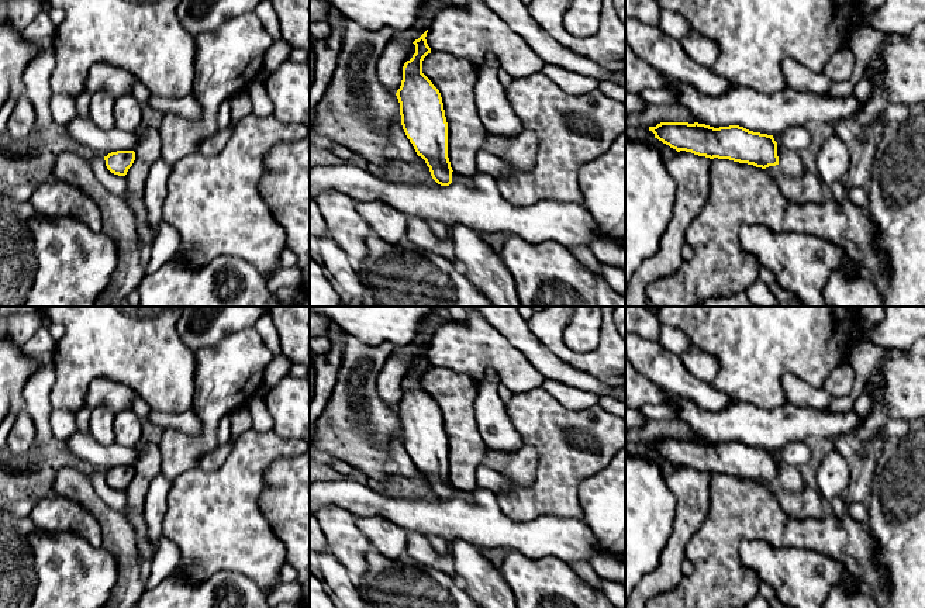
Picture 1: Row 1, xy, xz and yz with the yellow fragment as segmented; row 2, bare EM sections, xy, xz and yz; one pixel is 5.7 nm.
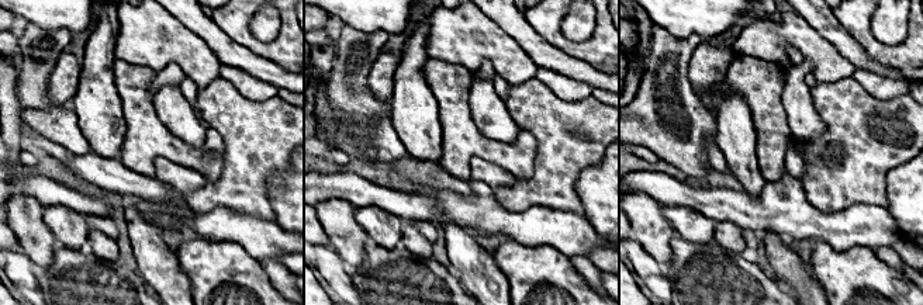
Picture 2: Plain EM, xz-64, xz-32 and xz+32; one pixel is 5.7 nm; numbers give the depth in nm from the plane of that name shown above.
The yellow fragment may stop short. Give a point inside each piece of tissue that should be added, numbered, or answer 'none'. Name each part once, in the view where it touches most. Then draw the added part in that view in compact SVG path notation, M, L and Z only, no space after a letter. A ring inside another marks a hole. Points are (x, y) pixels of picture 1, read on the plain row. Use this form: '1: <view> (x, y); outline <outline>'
none

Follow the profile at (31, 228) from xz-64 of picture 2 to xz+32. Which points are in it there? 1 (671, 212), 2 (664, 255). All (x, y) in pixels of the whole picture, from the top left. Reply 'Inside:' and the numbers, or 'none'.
Inside: 2

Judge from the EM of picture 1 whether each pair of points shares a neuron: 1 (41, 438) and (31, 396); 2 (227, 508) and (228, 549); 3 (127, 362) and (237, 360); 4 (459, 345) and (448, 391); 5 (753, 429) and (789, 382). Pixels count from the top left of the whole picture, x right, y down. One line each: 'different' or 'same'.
1: same
2: same
3: different
4: different
5: different

